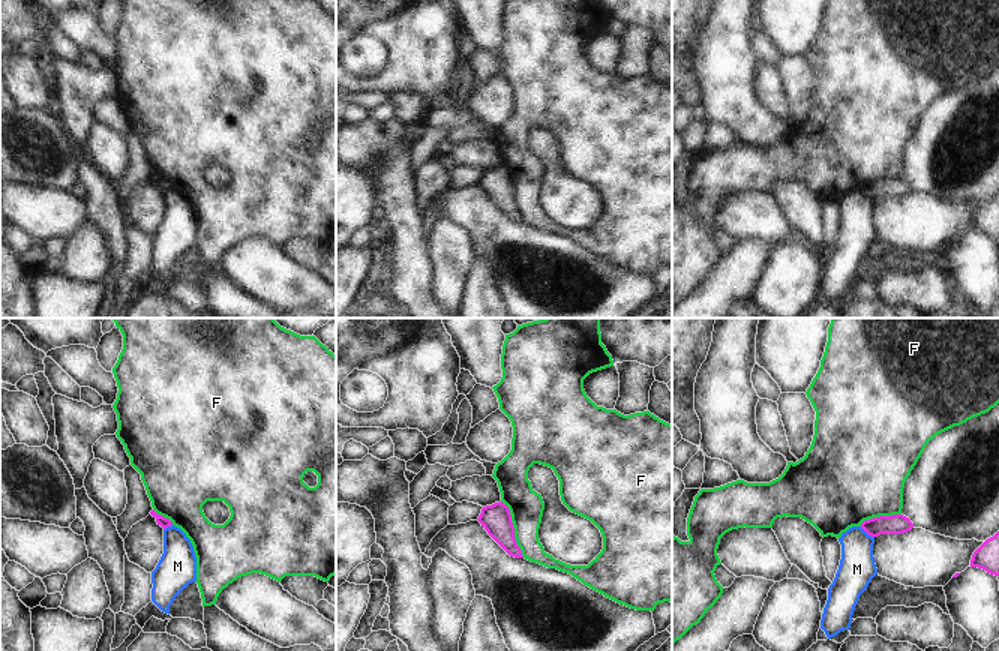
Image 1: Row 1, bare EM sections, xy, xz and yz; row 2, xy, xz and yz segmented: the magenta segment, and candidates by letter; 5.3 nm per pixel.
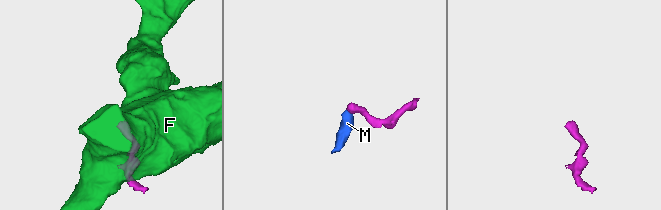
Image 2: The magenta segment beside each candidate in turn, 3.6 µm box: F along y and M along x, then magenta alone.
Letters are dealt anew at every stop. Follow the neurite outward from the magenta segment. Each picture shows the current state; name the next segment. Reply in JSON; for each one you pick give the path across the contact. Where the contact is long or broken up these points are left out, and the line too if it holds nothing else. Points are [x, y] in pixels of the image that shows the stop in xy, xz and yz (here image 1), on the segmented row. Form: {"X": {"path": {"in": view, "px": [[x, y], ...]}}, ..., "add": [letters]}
{"add": []}

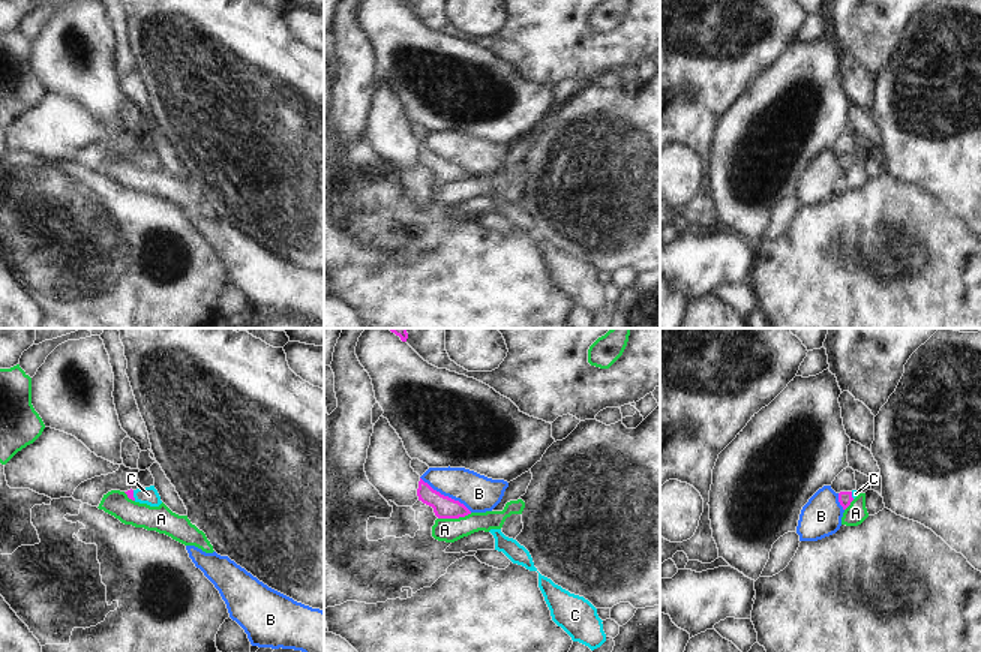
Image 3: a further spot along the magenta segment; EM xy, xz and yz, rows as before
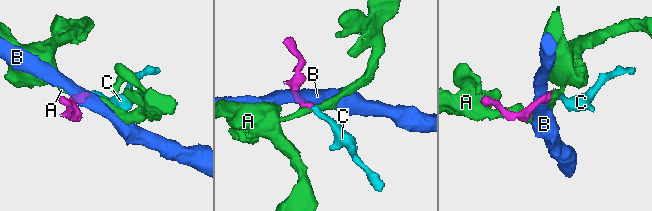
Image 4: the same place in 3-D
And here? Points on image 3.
{"C": {"path": {"in": "xy", "px": [[129, 493], [132, 495], [149, 495]]}}, "add": ["C"]}

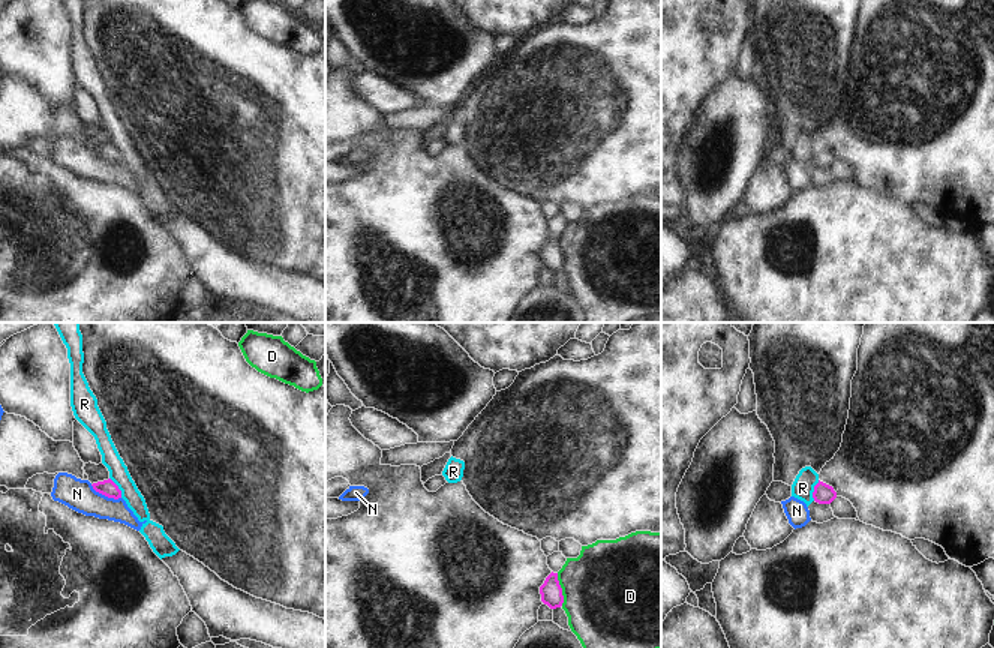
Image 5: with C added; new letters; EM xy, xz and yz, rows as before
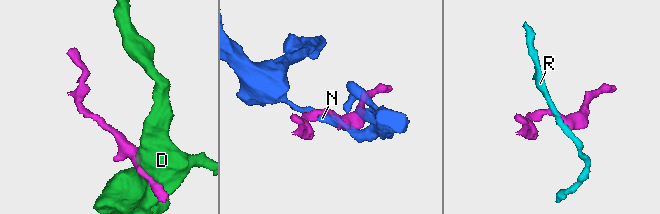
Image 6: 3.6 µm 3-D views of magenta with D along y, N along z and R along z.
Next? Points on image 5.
{"add": []}

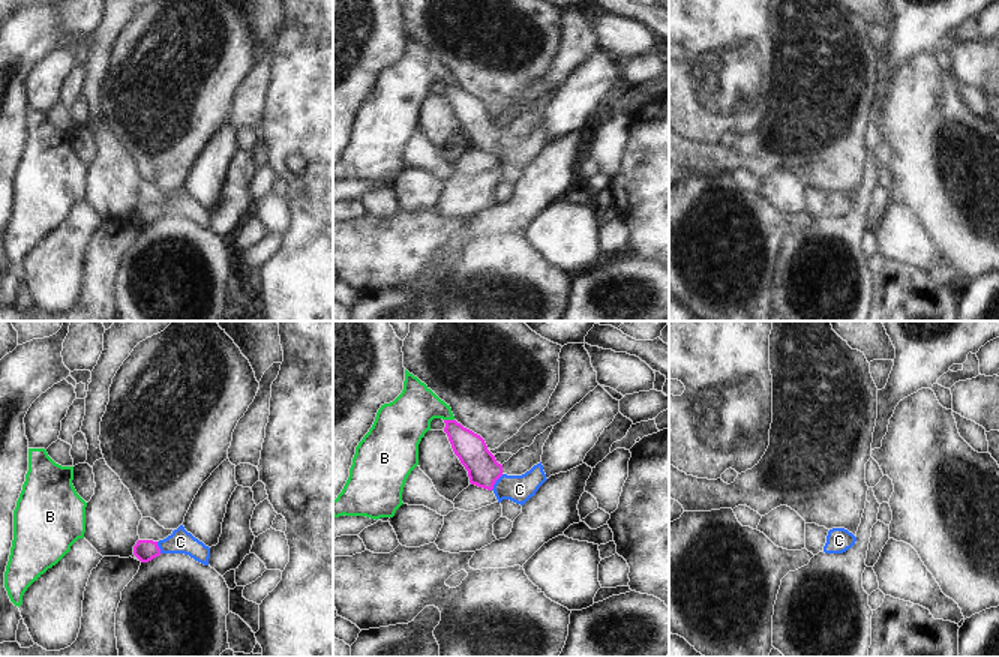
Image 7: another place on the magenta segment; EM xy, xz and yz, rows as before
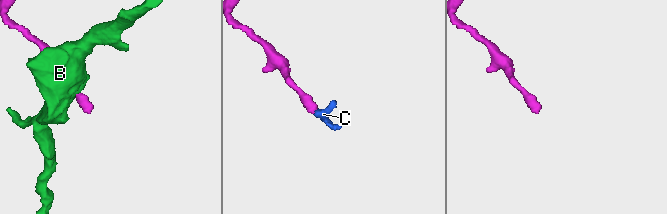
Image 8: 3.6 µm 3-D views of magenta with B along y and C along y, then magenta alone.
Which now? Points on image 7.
{"C": {"path": {"in": "xz", "px": [[483, 470], [495, 480], [504, 486], [519, 489]]}}, "add": ["C"]}

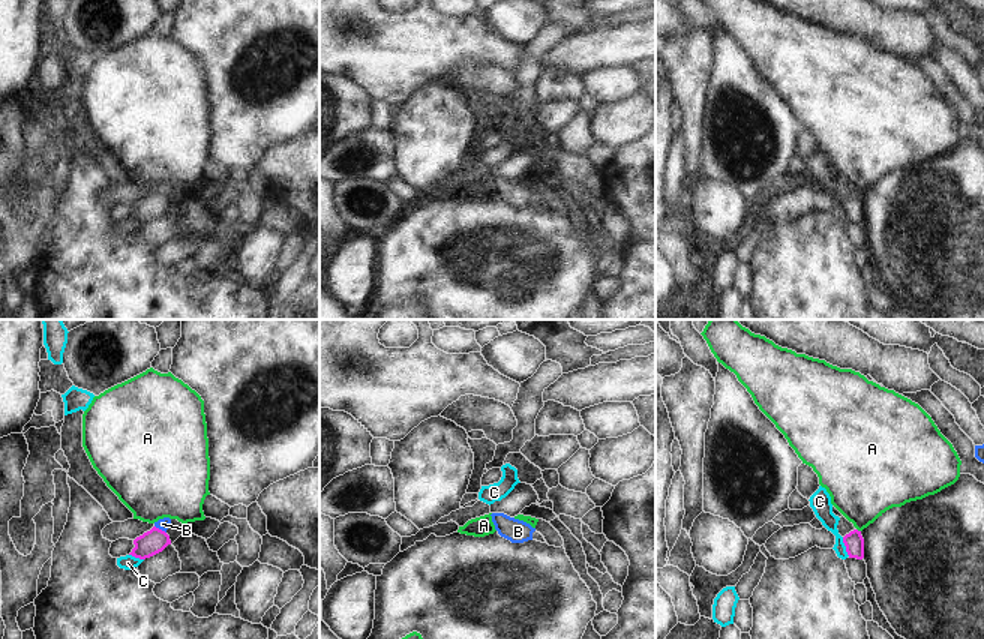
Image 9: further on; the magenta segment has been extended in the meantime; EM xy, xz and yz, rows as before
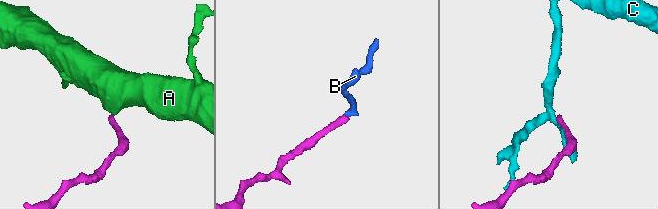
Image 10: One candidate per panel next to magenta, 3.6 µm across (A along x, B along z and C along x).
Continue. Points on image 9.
{"B": {"path": {"in": "xy", "px": [[155, 540], [161, 530], [162, 524]]}}, "add": ["B"]}

